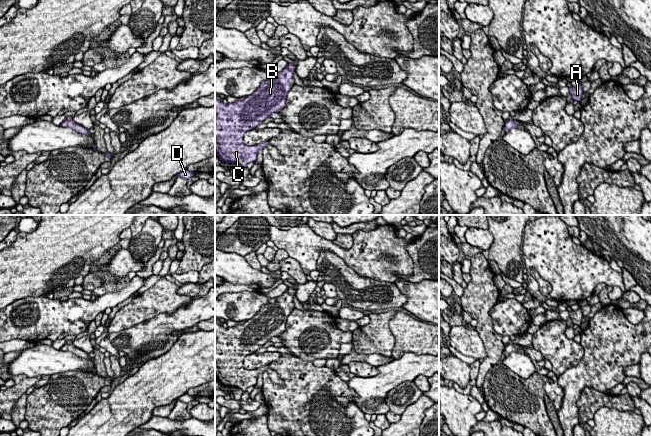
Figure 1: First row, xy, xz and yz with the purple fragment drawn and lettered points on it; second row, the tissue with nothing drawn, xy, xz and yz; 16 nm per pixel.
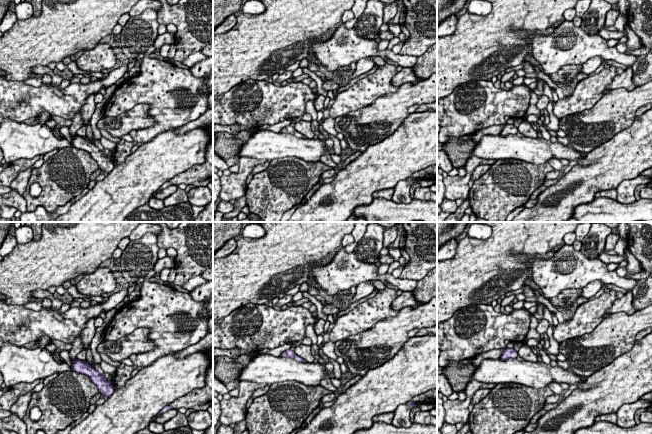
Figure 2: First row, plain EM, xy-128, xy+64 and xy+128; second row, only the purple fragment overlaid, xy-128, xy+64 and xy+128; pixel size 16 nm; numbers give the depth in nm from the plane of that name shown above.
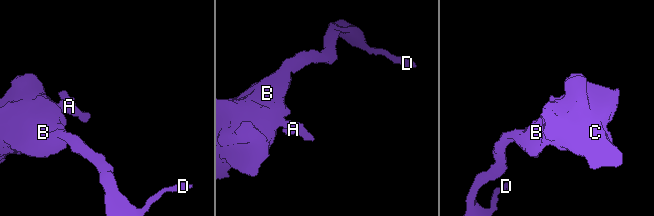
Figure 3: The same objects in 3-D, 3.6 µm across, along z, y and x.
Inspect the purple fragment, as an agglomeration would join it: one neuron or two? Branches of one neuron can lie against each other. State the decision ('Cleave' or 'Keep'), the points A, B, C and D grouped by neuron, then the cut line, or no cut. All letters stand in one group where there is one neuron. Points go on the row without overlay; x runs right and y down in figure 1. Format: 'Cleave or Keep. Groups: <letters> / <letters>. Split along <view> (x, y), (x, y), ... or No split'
Keep. Groups: A B C D. No split

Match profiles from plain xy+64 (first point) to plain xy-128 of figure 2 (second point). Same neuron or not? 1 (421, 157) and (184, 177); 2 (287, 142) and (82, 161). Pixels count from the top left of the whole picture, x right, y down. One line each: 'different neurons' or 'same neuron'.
1: different neurons
2: different neurons

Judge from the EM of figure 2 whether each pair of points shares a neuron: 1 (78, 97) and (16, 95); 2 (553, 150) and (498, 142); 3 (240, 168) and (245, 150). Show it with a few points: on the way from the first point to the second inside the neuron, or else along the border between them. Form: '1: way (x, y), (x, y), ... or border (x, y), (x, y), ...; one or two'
1: way (63, 99), (31, 99); one
2: way (539, 150), (512, 147); one
3: border (240, 156), (248, 156), (259, 160); two

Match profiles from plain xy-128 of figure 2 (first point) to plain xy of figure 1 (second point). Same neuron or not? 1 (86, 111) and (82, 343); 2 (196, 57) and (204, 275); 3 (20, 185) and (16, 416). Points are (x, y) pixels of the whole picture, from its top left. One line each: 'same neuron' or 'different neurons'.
1: same neuron
2: different neurons
3: same neuron

